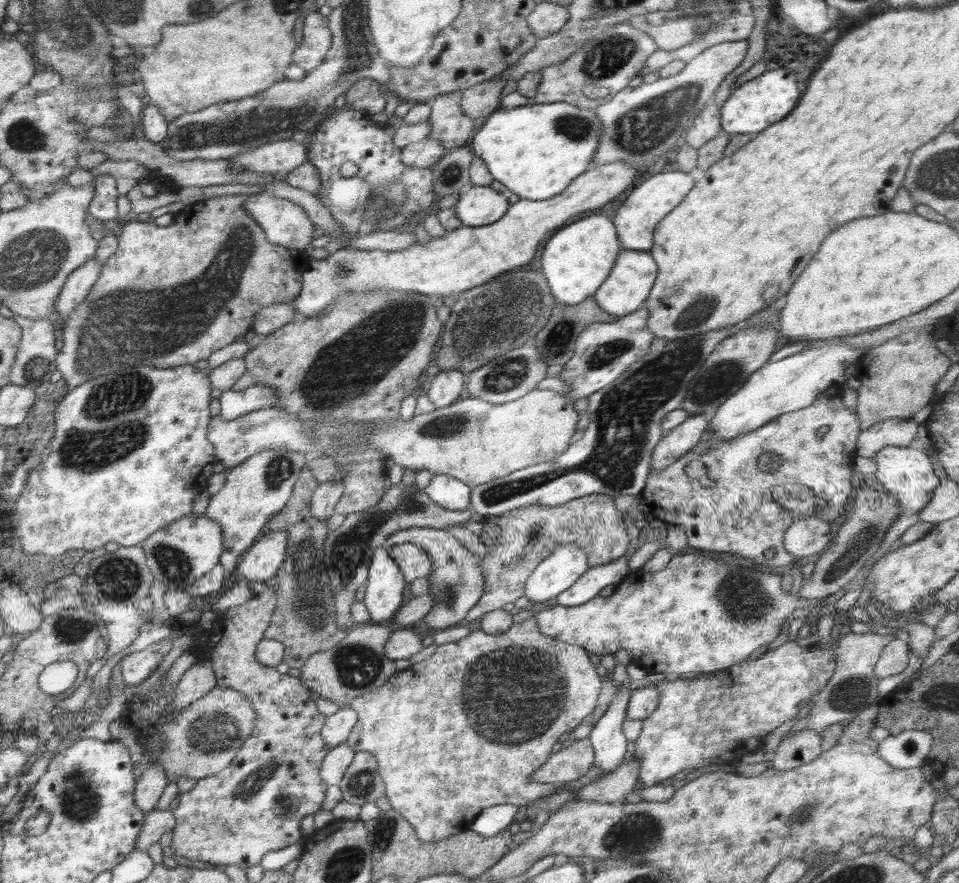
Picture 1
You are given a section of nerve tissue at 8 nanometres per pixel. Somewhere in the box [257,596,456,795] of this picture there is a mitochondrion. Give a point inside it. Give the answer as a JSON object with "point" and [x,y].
{"point":[357,666]}

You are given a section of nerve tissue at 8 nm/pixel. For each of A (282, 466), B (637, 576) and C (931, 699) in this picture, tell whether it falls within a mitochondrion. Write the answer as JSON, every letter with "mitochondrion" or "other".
{"A":"mitochondrion","B":"other","C":"mitochondrion"}

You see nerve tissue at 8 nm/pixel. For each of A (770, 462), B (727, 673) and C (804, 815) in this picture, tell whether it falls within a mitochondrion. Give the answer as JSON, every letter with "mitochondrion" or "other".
{"A":"mitochondrion","B":"other","C":"mitochondrion"}

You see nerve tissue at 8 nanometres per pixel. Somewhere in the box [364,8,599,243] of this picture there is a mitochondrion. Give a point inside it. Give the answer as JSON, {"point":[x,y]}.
{"point":[575,128]}

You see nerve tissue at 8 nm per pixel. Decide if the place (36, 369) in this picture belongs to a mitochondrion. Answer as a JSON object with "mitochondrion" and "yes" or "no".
{"mitochondrion":"yes"}

